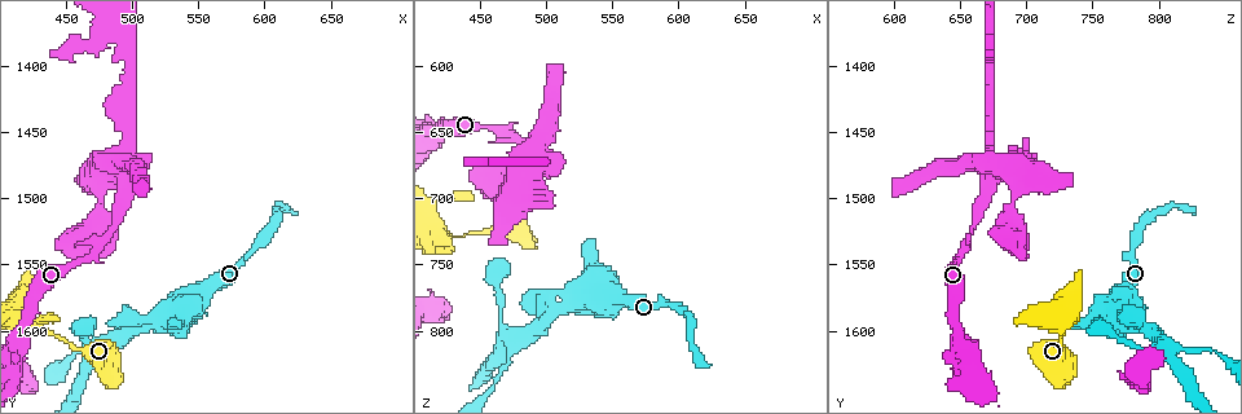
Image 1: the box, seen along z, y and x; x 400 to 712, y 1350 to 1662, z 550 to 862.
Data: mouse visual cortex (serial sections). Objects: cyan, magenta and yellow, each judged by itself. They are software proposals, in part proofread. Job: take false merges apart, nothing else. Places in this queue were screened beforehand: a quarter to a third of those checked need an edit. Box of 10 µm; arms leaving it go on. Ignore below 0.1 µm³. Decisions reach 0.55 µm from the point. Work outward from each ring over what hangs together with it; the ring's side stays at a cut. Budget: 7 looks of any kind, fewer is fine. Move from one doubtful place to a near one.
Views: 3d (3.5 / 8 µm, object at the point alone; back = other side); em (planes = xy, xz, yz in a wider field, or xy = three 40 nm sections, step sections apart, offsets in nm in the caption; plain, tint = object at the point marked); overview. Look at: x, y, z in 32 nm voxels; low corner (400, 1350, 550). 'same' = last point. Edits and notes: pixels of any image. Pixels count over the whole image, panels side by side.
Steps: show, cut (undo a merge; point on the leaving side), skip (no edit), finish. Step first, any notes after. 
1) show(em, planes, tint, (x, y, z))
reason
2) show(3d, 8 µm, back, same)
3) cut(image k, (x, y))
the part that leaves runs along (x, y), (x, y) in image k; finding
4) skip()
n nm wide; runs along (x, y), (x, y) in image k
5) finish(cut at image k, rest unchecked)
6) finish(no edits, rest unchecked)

show(3d, 3.5 µm, (526, 1586, 778))
three-way junction

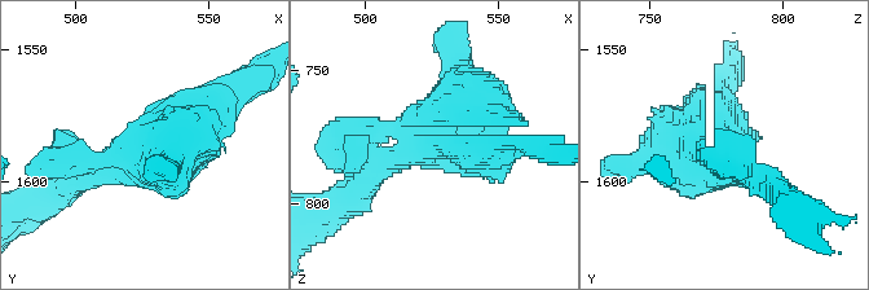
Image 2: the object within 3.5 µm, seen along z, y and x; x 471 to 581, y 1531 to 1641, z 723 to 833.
show(em, xy, step 1, tint, same)
shape alone is not enough

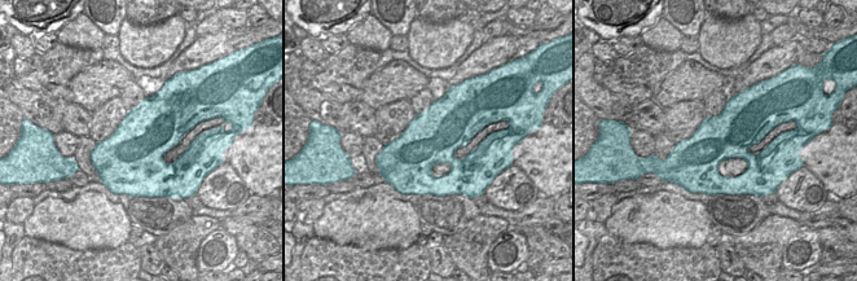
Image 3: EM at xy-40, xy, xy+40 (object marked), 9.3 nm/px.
skip()
3 arms; arms of 300, 350, 400 nm; runs along (217, 101), (127, 161), (75, 178) in image 2; continuous, no second cell

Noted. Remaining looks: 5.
show(3d, 3.5 µm, (474, 1614, 804))
four or more arms meet

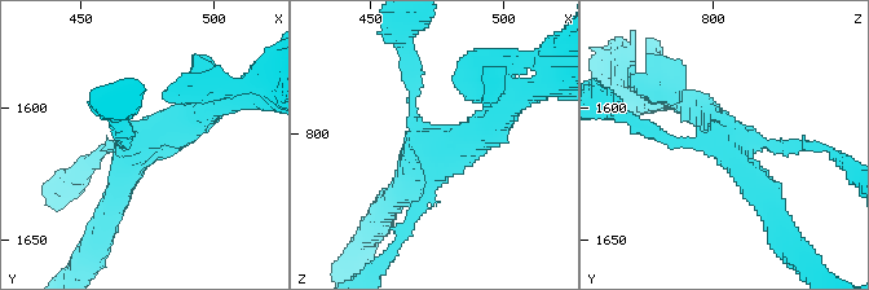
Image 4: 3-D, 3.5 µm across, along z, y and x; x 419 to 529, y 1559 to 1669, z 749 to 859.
skip()
4 arms; arms of 150, 150, 350, 350 nm; runs along (208, 106), (137, 143), (113, 206) in image 4; continuous, no second cell

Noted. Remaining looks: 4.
show(3d, 3.5 µm, (496, 1466, 674))
abrupt turn

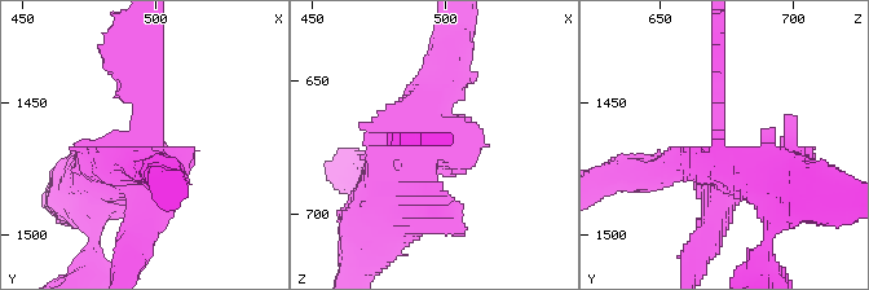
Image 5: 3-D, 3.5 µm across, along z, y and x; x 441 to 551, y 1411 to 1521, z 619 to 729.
show(em, xy, step 5, tint, same)
shape alone is not enough

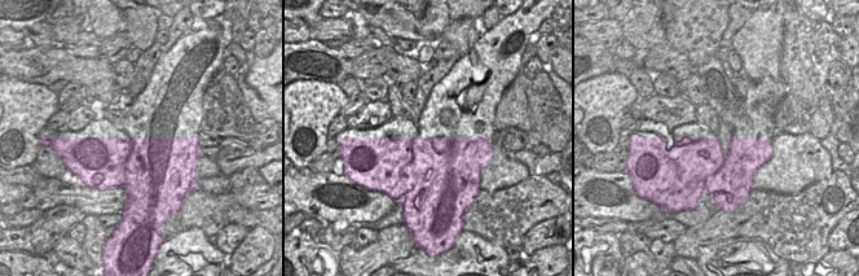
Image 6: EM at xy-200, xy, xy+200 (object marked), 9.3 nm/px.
show(em, planes, tint, same)

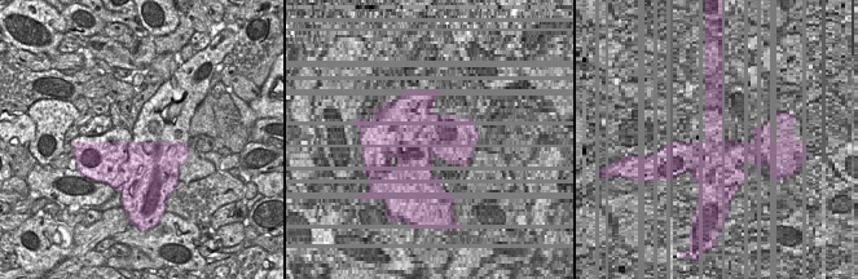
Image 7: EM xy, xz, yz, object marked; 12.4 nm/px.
cut(image 5, (92, 156))
border along (128, 142), (120, 187) in image 7; a second cell is stuck on

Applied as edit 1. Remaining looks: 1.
finish(cut at image 5, rest unchecked)

